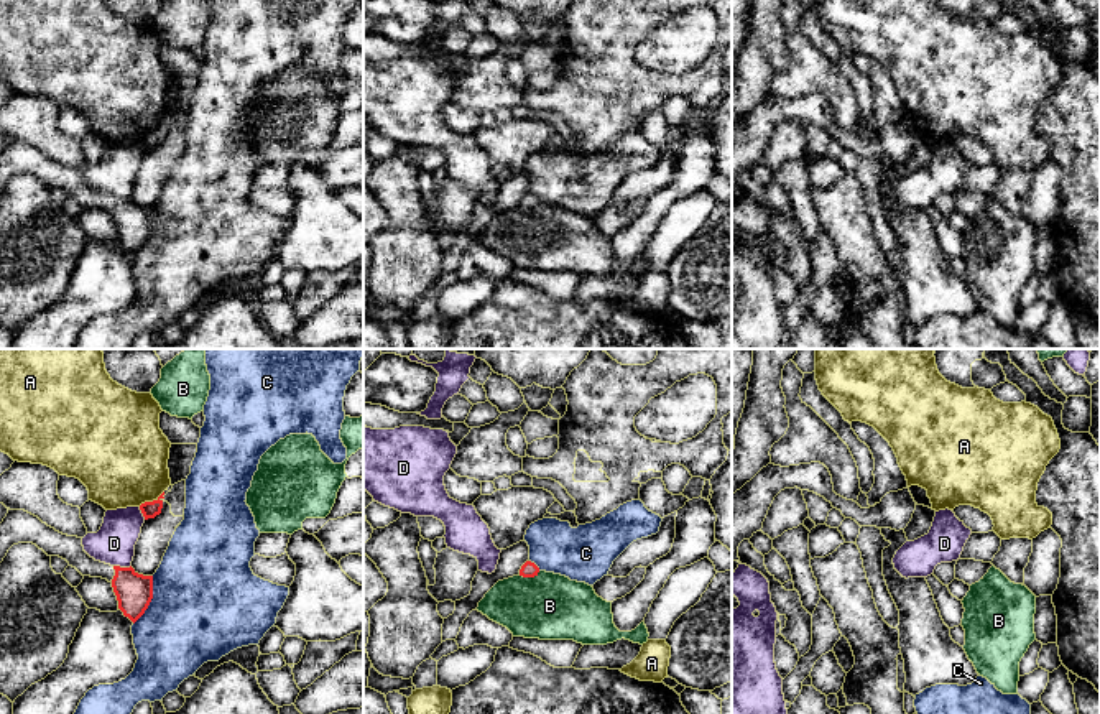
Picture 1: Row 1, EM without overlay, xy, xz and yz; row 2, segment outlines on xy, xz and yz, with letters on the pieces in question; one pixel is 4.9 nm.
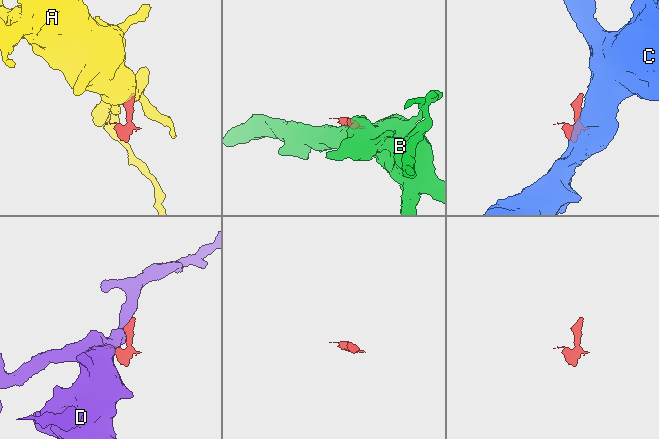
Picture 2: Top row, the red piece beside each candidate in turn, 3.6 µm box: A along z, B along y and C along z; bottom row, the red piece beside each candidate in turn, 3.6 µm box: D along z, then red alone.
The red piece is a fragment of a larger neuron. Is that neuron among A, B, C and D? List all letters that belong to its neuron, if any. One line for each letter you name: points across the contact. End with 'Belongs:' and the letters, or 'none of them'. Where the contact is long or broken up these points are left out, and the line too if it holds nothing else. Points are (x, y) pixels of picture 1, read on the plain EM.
Belongs: none of them

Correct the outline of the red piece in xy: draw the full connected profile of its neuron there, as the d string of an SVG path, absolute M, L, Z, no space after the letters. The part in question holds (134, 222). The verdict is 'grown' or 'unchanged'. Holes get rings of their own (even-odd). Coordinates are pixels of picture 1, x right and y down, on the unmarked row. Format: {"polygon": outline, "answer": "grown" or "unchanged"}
{"polygon": "M8 141L0 155L0 194L18 174L33 174L48 188L59 188L82 207L107 211L118 232L118 240L133 255L145 245L153 230L153 207L138 206L132 197L110 197L90 189L82 169L67 168L25 141Z", "answer": "grown"}

